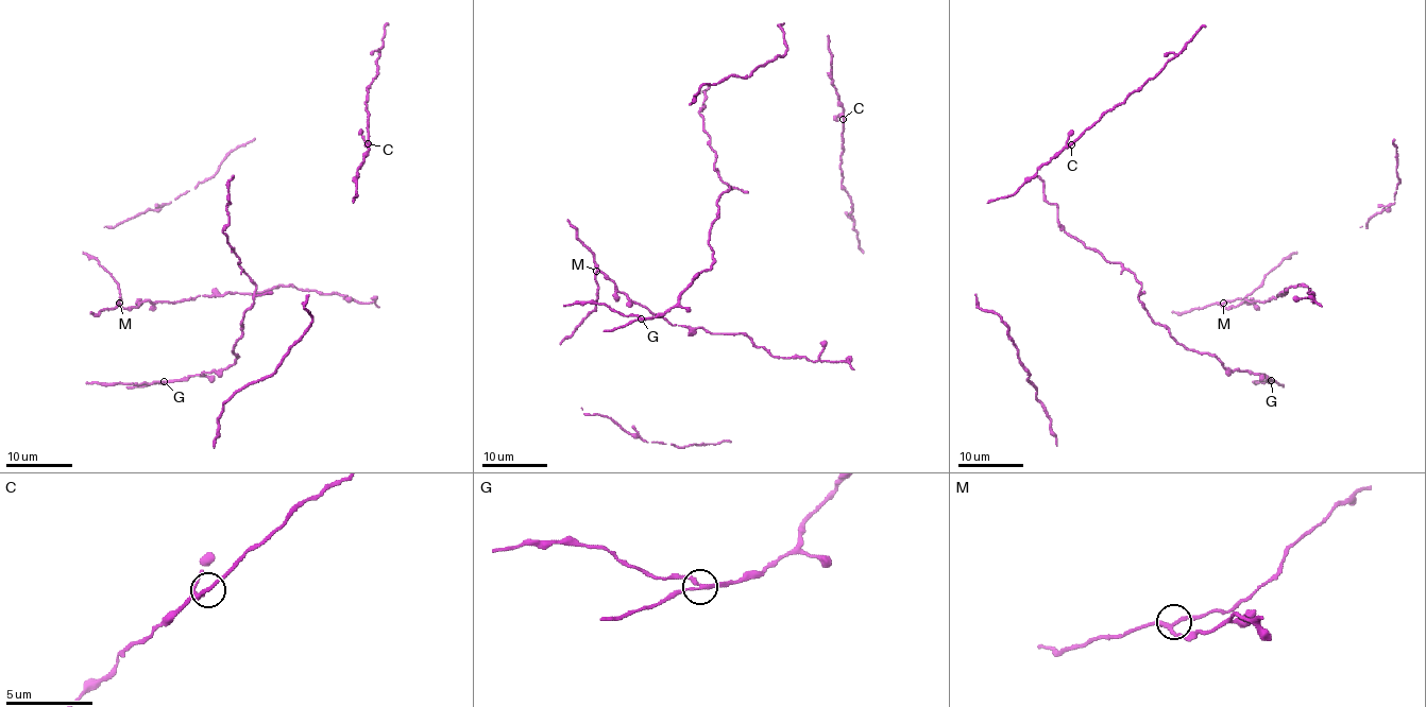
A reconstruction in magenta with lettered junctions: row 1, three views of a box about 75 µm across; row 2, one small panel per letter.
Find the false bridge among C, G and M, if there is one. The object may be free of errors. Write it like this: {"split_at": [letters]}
{"split_at": ["G"]}

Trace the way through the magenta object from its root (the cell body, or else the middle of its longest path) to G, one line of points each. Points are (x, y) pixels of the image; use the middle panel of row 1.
G: (709, 241), (711, 266), (699, 274), (672, 308), (654, 317), (641, 320)

